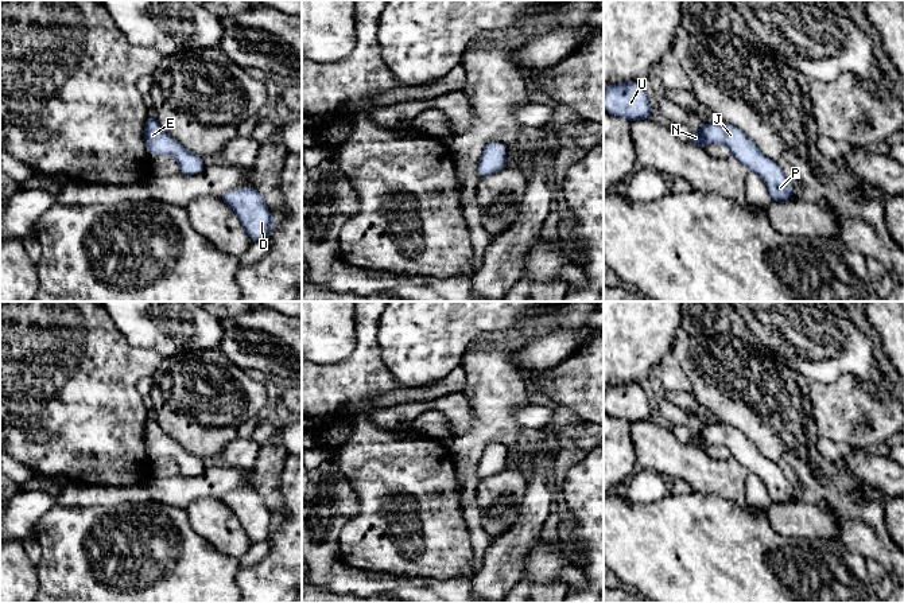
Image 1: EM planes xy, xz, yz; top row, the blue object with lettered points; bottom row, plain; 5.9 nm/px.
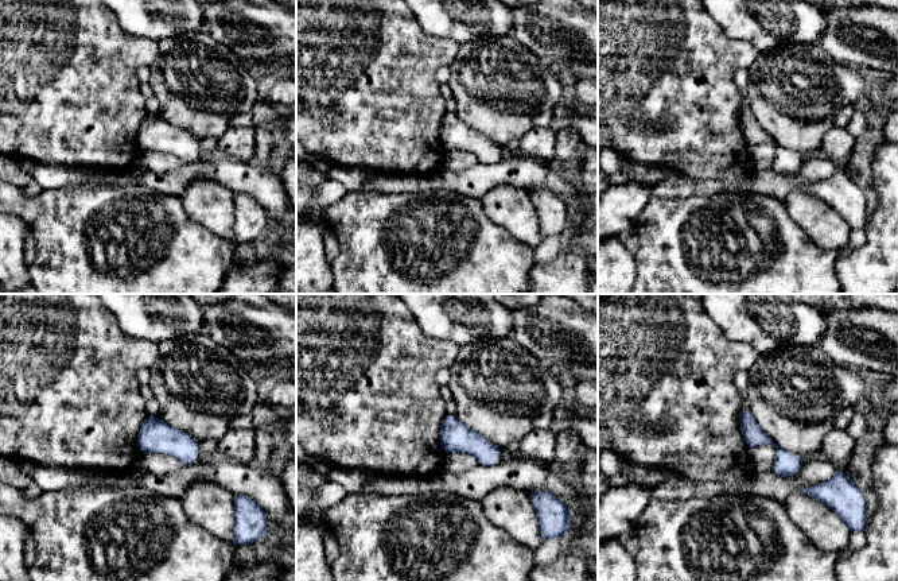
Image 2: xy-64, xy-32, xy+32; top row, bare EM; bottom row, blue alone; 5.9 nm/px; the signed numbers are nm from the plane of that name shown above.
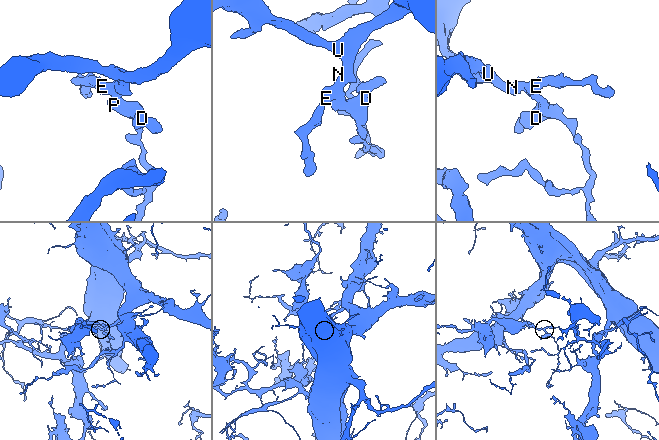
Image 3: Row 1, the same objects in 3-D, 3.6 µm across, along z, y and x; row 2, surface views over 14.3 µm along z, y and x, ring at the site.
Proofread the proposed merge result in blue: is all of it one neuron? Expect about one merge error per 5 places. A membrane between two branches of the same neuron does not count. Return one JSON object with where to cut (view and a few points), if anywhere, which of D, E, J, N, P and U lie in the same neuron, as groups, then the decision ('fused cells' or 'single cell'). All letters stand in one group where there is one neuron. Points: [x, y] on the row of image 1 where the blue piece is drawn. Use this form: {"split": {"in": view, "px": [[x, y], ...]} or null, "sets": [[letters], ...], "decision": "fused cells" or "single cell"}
{"split": null, "sets": [["D", "E", "J", "N", "P", "U"]], "decision": "single cell"}

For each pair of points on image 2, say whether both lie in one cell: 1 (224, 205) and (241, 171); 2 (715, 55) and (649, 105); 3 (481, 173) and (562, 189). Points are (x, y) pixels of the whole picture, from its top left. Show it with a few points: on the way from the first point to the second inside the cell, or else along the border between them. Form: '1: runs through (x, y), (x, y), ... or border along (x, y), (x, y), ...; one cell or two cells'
1: border along (202, 175), (234, 192); two cells
2: runs through (699, 62), (665, 93); one cell
3: runs through (501, 174), (541, 175); one cell

